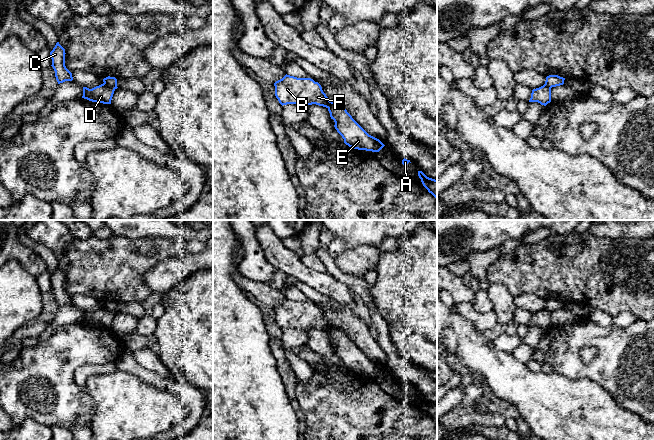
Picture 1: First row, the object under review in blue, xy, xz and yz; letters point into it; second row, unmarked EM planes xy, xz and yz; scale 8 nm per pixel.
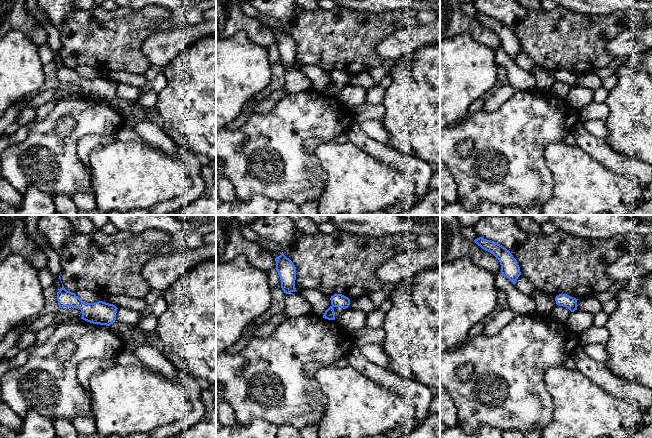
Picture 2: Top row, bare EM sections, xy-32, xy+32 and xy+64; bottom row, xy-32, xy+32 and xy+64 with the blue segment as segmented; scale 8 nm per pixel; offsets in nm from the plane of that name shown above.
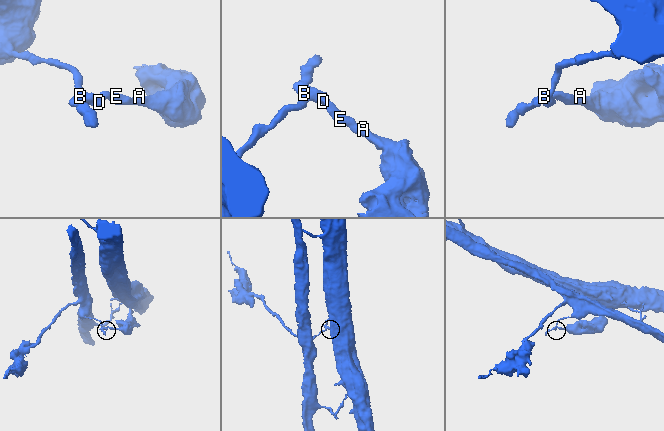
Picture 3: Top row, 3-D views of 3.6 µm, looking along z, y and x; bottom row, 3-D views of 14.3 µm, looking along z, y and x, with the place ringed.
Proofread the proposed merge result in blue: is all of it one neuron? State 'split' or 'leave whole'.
split

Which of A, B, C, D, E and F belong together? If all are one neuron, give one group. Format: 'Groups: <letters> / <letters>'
Groups: A E / B C D F

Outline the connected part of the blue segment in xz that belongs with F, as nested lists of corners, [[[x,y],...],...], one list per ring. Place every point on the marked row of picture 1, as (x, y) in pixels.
[[[286,74],[274,86],[275,96],[282,106],[316,104],[329,109],[335,105],[323,92],[321,85],[311,78],[297,78]]]

